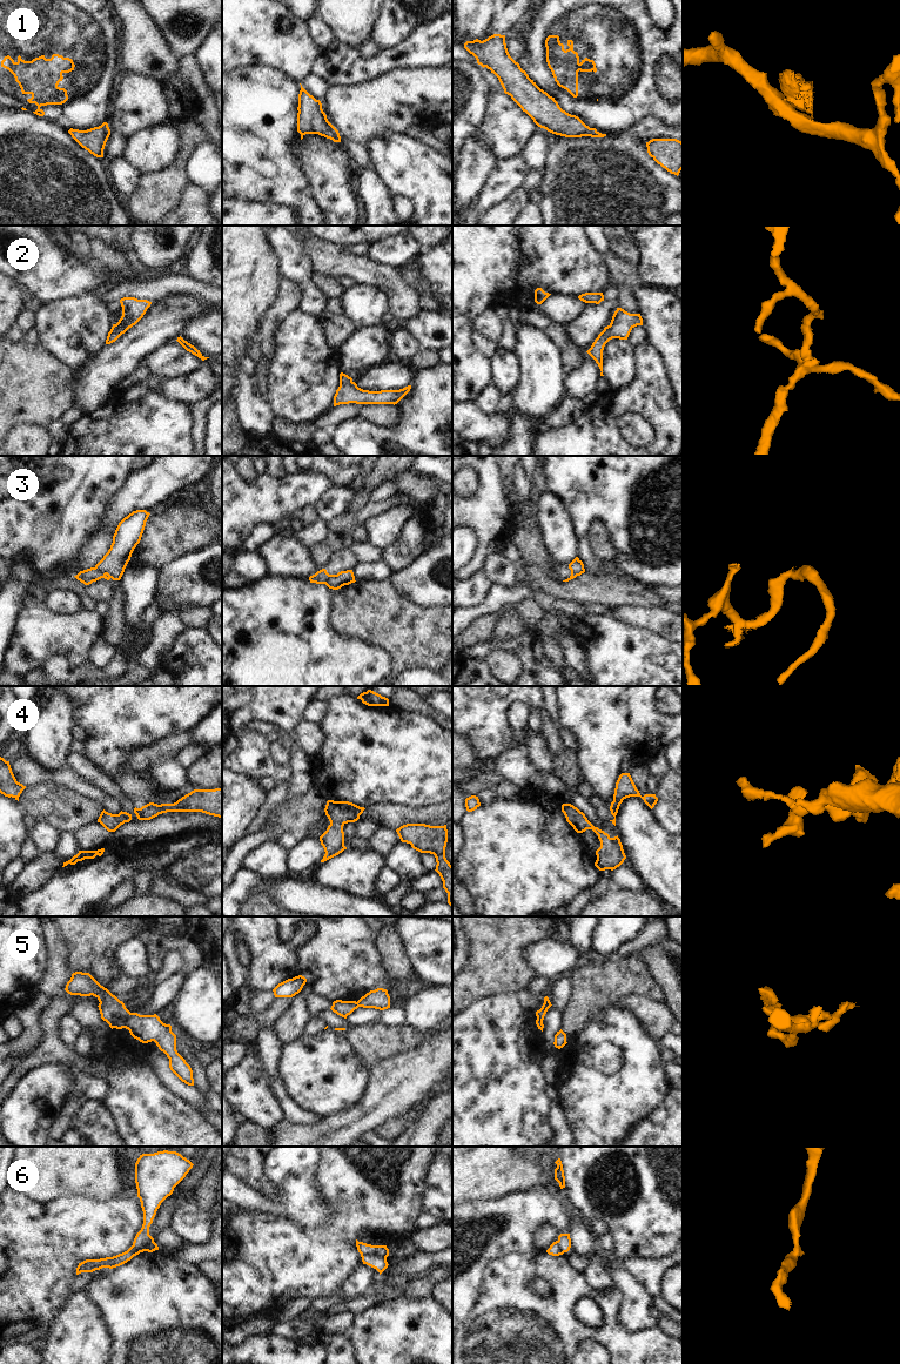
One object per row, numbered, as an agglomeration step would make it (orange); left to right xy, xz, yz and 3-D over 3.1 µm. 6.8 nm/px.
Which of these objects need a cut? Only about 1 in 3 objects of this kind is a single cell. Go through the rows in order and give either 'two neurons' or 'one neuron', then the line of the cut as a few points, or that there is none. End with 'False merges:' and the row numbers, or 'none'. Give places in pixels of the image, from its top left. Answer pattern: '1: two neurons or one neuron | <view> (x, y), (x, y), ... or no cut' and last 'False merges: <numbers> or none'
1: two neurons | yz (591, 128), (596, 130)
2: one neuron | no cut
3: two neurons | xy (94, 568), (105, 575)
4: one neuron | no cut
5: two neurons | xy (132, 1013), (123, 1027)
6: two neurons | xz (362, 1257), (377, 1256), (385, 1260)
False merges: 1, 3, 5, 6

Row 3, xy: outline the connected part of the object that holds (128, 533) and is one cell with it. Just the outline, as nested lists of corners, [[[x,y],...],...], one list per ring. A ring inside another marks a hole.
[[[136,510],[119,523],[110,549],[95,565],[96,570],[113,580],[121,579],[134,549],[141,540],[149,515],[146,510]]]

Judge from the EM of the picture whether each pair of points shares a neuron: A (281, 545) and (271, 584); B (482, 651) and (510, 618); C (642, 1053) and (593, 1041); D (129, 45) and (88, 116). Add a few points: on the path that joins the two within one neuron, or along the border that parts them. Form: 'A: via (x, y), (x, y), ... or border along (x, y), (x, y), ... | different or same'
A: border along (269, 572), (276, 576), (301, 578) | different
B: border along (522, 631), (516, 637), (509, 639), (495, 639) | different
C: via (630, 1041), (624, 1035), (605, 1035) | same
D: border along (119, 35), (118, 67) | different

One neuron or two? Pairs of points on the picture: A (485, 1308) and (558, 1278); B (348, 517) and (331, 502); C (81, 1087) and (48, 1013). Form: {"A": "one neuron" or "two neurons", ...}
{"A": "one neuron", "B": "two neurons", "C": "two neurons"}

